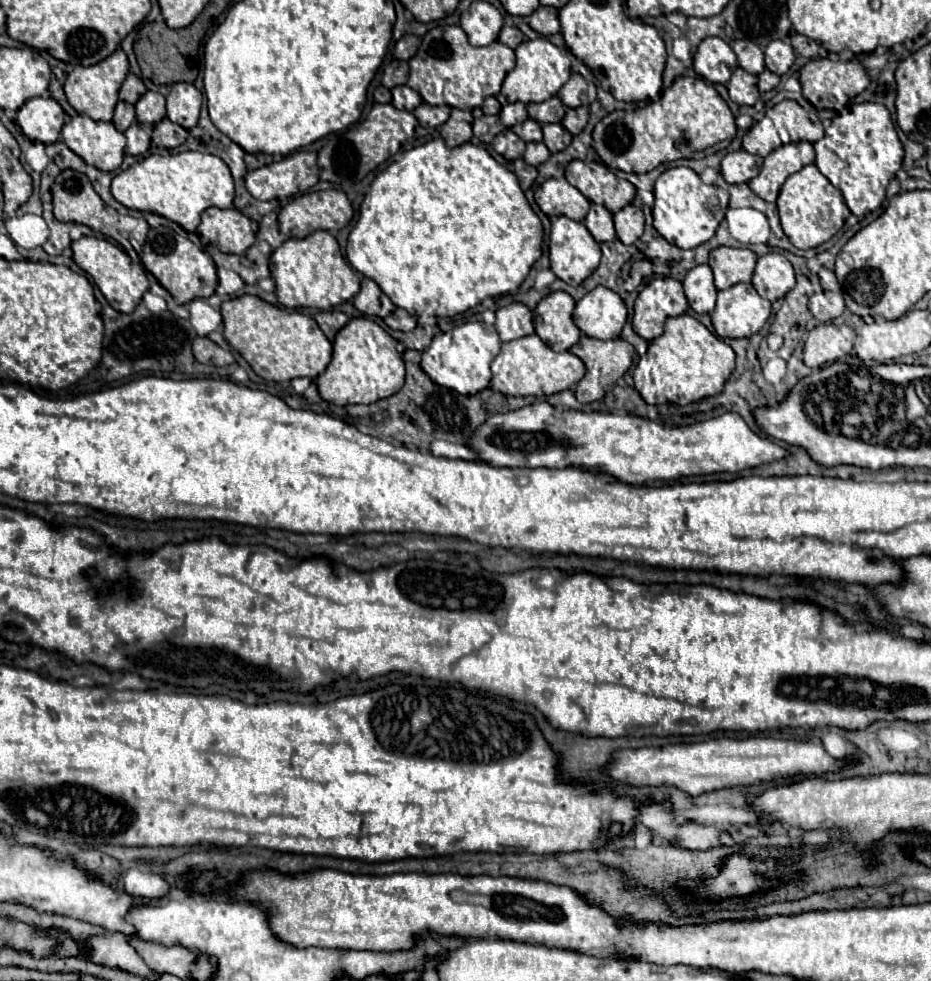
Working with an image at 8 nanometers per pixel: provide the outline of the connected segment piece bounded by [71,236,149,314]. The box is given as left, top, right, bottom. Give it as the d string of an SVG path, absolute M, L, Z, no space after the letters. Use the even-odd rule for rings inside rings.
M81 236L71 244L71 250L73 250L75 264L93 278L95 286L101 290L101 294L105 296L105 300L113 310L129 314L137 308L137 304L141 302L143 294L149 288L149 280L141 266L133 268L133 260L129 258L127 252L117 248L113 242L95 236Z

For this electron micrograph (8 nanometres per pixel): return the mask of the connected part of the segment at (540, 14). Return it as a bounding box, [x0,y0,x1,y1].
[529,6,559,36]

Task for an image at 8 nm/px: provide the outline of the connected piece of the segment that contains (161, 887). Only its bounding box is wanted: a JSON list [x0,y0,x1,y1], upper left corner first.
[123,868,171,898]

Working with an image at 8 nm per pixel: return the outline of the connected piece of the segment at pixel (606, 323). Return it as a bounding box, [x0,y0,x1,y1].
[573,286,627,340]

